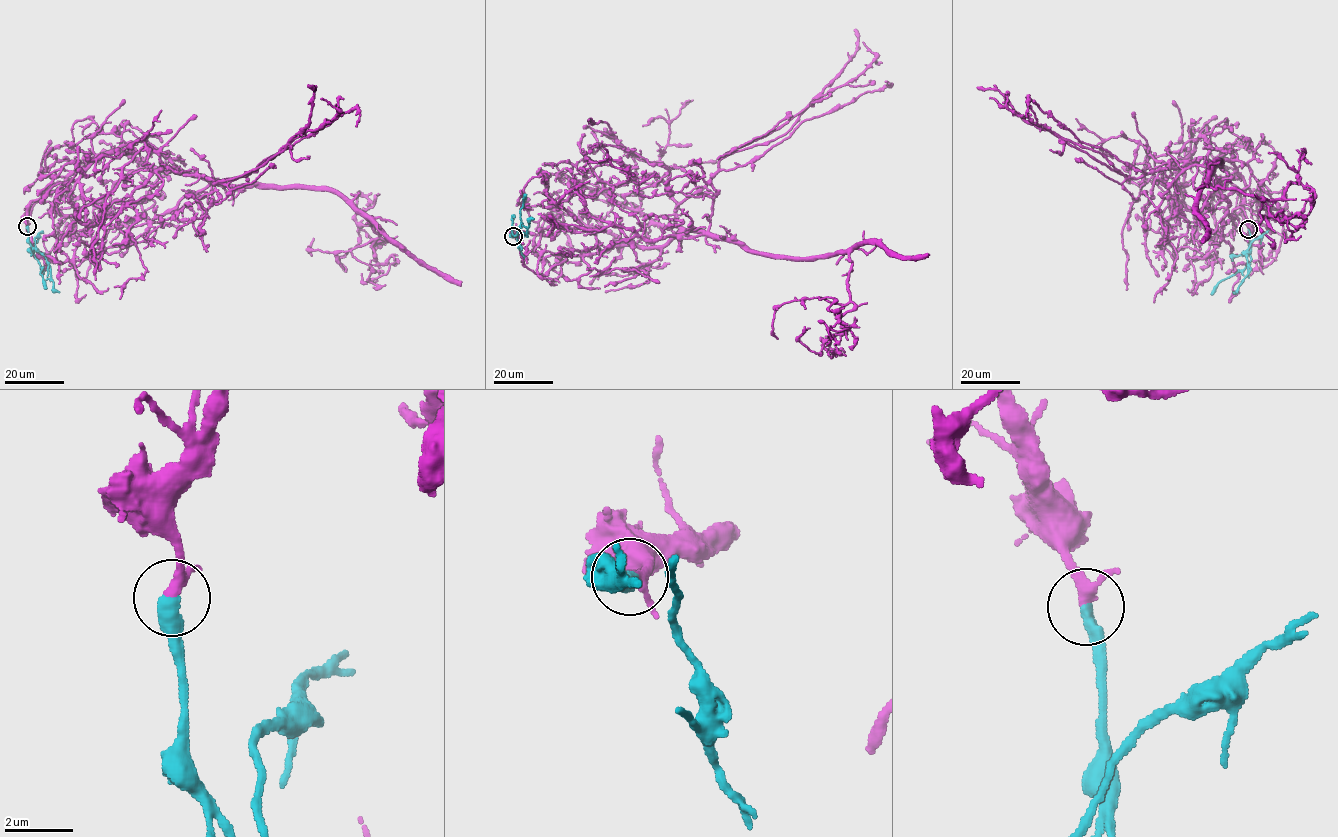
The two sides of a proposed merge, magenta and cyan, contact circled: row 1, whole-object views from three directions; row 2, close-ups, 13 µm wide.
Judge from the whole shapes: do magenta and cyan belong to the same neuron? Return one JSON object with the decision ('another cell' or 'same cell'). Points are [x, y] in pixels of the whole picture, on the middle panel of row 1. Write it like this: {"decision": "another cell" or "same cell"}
{"decision": "same cell"}

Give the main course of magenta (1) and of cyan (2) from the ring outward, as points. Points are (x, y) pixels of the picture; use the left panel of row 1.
1: (27, 226), (68, 176), (125, 152), (215, 181), (330, 189), (386, 239), (359, 226), (339, 258), (346, 271)
2: (27, 226), (28, 243), (42, 268), (40, 274), (46, 288)

